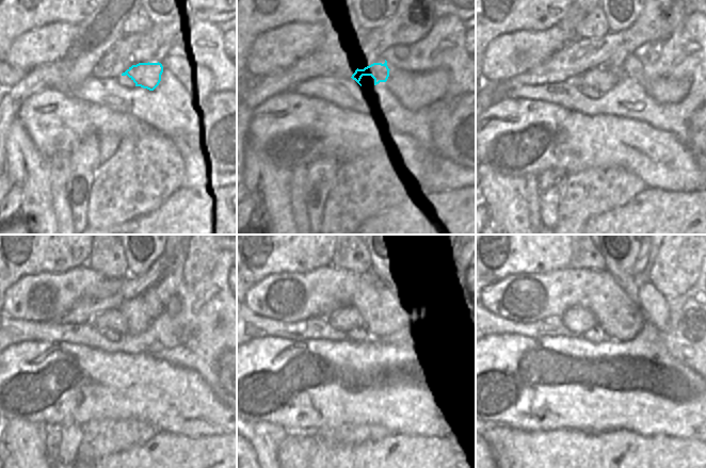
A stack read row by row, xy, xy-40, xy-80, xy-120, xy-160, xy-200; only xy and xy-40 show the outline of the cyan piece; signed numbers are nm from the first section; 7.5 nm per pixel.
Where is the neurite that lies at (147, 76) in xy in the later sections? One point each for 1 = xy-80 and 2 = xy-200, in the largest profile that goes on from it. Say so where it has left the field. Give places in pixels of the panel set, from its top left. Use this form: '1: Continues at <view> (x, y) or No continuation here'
1: Continues at xy-80 (591, 78)
2: Continues at xy-200 (578, 320)

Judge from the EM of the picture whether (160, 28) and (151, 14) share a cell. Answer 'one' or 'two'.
two

